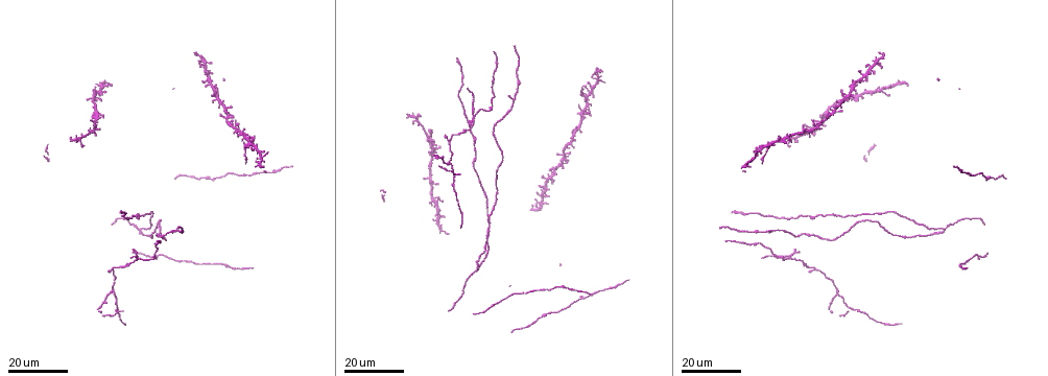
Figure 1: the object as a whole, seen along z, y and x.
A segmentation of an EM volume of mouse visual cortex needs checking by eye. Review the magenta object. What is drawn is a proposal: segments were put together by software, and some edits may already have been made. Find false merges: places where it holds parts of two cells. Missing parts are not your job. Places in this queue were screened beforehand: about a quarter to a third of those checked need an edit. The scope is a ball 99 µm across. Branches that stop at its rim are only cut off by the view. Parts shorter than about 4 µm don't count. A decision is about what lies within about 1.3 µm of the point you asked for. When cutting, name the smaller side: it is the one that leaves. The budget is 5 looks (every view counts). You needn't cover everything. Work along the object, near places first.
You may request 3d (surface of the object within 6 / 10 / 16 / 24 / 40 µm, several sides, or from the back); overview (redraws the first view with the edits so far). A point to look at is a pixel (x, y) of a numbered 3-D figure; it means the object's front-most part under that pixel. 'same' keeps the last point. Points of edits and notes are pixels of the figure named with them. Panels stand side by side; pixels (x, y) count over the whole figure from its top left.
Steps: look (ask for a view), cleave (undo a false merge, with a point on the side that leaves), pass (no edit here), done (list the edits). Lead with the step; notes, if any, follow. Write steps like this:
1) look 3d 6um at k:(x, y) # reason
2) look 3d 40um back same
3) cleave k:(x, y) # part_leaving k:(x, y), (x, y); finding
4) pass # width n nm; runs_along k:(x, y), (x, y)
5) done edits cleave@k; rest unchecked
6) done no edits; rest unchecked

look 3d 16um at 1:(768, 150) # calibre changes

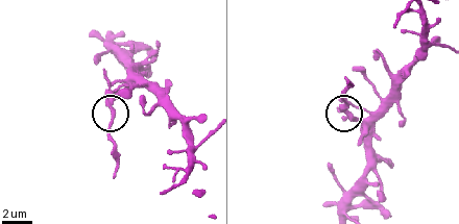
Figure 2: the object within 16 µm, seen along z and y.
look 3d 6um at 2:(346, 108)

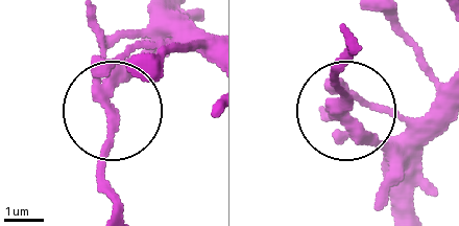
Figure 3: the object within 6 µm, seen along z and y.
cleave 3:(107, 140) # part_leaving 3:(95, 86), (115, 203); two cells meet here

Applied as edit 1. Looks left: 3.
look overview

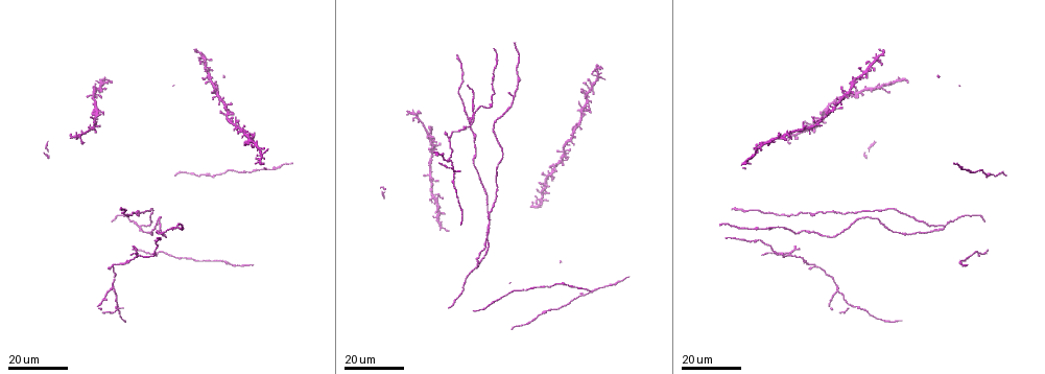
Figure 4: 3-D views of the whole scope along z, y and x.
look 3d 24um at 4:(515, 96) # two arms in line, one across

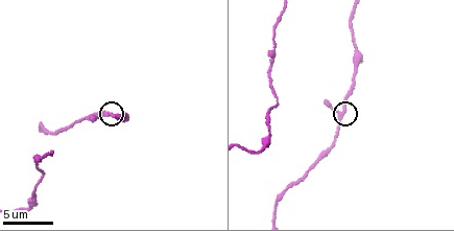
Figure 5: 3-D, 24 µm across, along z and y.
look 3d 10um at 5:(339, 115)

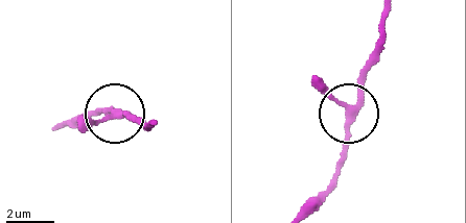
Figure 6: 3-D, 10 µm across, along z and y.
pass # side_arm 81 um; all the same cell

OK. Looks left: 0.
done edits cleave@3; rest unchecked

